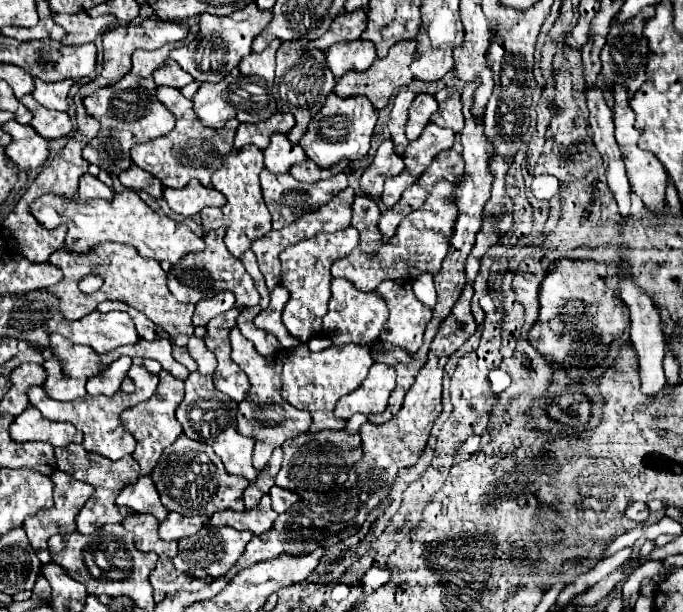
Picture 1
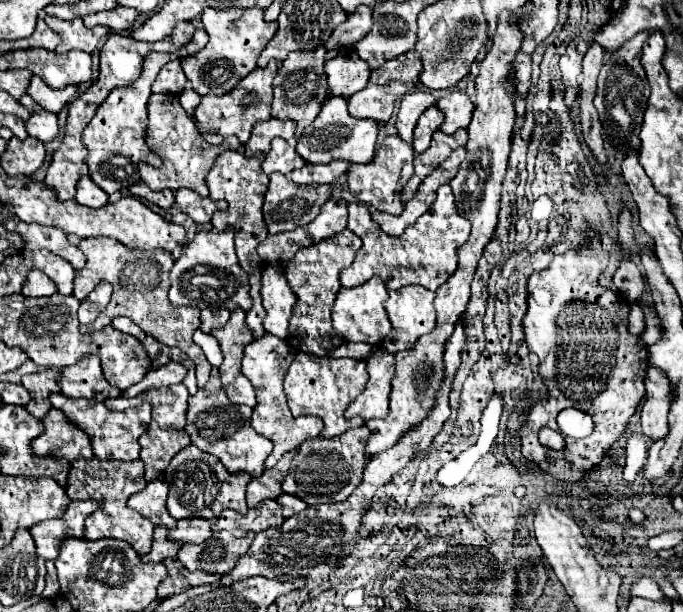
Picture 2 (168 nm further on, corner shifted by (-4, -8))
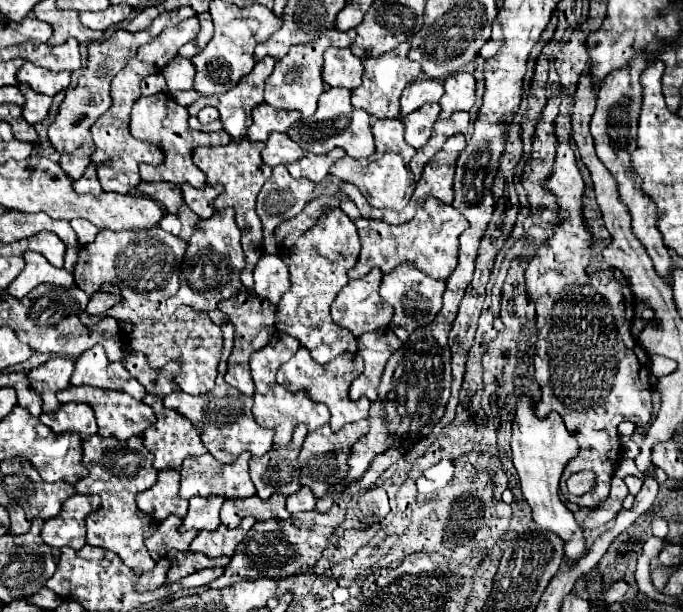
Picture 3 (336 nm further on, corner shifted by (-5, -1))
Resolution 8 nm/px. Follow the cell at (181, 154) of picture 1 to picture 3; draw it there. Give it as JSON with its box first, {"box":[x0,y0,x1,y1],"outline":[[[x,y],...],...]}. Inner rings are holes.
{"box":[131,93,231,189],"outline":[[[157,93],[157,95],[149,95],[149,97],[141,97],[135,103],[135,109],[131,113],[131,133],[135,133],[135,137],[139,141],[147,141],[153,145],[159,145],[163,149],[165,161],[159,167],[142,163],[139,166],[139,174],[143,181],[171,181],[171,183],[191,183],[193,187],[201,189],[205,185],[205,175],[203,171],[199,171],[199,167],[193,165],[191,157],[193,157],[193,149],[199,146],[215,146],[227,145],[231,142],[230,135],[221,130],[221,132],[206,133],[201,131],[193,131],[189,125],[189,113],[185,107],[181,107],[179,103],[175,103],[175,99],[167,93]]]}

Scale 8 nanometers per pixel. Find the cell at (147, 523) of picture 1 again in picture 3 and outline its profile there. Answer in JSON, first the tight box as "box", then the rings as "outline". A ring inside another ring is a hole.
{"box":[145,517,195,561],"outline":[[[167,517],[159,527],[157,531],[145,541],[151,557],[155,561],[159,561],[161,557],[167,555],[167,551],[171,549],[177,549],[177,551],[185,551],[189,541],[195,537],[195,531],[185,531],[181,533],[179,531],[179,517]]]}

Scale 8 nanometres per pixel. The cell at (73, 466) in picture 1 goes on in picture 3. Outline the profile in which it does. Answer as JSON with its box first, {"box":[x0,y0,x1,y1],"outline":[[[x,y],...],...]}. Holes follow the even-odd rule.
{"box":[75,435,157,571],"outline":[[[95,435],[87,439],[83,443],[83,467],[89,471],[89,475],[75,483],[75,491],[79,495],[95,493],[101,497],[101,507],[85,521],[87,543],[115,551],[129,567],[137,571],[151,569],[155,561],[147,553],[145,539],[157,529],[157,523],[153,517],[137,509],[135,495],[155,485],[157,471],[153,469],[153,457],[143,447],[141,437],[131,437],[131,441],[117,441],[113,437],[103,439]]]}

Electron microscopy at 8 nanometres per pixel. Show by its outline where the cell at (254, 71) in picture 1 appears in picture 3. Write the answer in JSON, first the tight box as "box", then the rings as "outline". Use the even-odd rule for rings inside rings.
{"box":[189,57,275,141],"outline":[[[265,57],[255,65],[255,69],[239,81],[239,85],[219,97],[199,97],[193,105],[189,105],[189,115],[197,117],[197,113],[205,105],[213,105],[221,113],[223,129],[233,137],[233,141],[239,141],[247,135],[249,125],[253,123],[251,111],[263,103],[263,87],[265,79],[273,71],[275,59]]]}

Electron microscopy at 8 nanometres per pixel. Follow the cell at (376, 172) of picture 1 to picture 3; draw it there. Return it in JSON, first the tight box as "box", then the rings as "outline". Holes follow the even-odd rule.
{"box":[331,119,415,211],"outline":[[[377,119],[377,121],[373,121],[373,125],[375,125],[375,147],[377,147],[375,155],[371,155],[367,159],[343,157],[337,161],[337,165],[331,167],[331,173],[335,177],[339,177],[341,181],[355,185],[373,207],[403,211],[415,189],[415,181],[413,181],[411,169],[409,169],[409,159],[415,155],[415,149],[405,143],[405,139],[403,139],[405,127],[399,119],[387,119],[387,121]]]}

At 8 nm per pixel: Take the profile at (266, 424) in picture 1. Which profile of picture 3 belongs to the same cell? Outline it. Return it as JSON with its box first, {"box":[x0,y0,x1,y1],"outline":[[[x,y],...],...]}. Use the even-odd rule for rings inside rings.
{"box":[251,331,329,447],"outline":[[[279,331],[269,339],[269,343],[261,349],[257,349],[251,355],[251,375],[255,381],[255,395],[253,395],[253,417],[261,427],[269,427],[275,431],[275,439],[273,439],[273,447],[285,447],[291,441],[293,429],[301,423],[305,423],[309,427],[309,431],[315,431],[317,427],[323,427],[325,423],[329,423],[329,409],[321,403],[313,403],[311,399],[305,397],[305,393],[287,393],[277,381],[277,369],[279,365],[283,365],[285,361],[291,359],[291,355],[295,355],[299,349],[299,341],[295,341],[293,337],[287,335],[279,335]]]}

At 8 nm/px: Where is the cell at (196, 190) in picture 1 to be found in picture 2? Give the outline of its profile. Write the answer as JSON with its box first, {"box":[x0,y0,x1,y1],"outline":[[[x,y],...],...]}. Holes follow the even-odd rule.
{"box":[176,188,226,224],"outline":[[[180,188],[176,192],[176,204],[178,208],[188,214],[196,224],[206,224],[210,222],[212,214],[216,210],[226,210],[224,200],[212,200],[212,198],[202,198],[196,192],[190,192],[188,188]]]}

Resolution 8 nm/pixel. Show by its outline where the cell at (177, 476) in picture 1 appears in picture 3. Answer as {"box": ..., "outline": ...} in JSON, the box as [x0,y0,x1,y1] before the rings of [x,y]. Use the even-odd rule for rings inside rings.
{"box":[179,453,255,499],"outline":[[[209,453],[199,455],[199,457],[185,457],[183,465],[181,465],[181,487],[179,487],[179,497],[181,499],[191,499],[195,495],[199,497],[211,497],[211,495],[219,495],[223,499],[247,499],[255,495],[255,487],[253,481],[249,479],[249,465],[251,455],[243,453],[235,463],[231,465],[223,465],[219,463],[215,457],[211,457]]]}

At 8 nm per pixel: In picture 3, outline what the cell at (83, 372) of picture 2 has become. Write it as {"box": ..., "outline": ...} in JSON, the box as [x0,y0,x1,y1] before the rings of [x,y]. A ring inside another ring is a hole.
{"box":[71,345,145,401],"outline":[[[93,345],[77,357],[71,385],[93,385],[101,389],[113,389],[129,393],[139,401],[145,393],[145,387],[125,369],[123,363],[111,363],[105,357],[103,345]]]}

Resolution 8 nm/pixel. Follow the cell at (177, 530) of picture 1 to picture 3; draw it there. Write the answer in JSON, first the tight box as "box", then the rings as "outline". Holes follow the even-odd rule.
{"box":[181,497,225,531],"outline":[[[191,497],[189,499],[189,511],[183,517],[181,529],[183,531],[189,531],[189,529],[215,531],[221,523],[219,521],[219,511],[221,511],[223,501],[225,501],[223,497],[209,497],[209,499]]]}

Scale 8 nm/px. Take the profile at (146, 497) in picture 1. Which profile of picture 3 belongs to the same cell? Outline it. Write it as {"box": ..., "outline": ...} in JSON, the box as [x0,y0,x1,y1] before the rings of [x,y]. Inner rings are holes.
{"box":[135,471,187,521],"outline":[[[163,471],[157,477],[157,483],[149,487],[147,491],[141,491],[135,501],[137,507],[151,515],[153,519],[163,521],[169,515],[185,517],[187,513],[187,501],[183,501],[179,495],[179,473],[177,471]]]}

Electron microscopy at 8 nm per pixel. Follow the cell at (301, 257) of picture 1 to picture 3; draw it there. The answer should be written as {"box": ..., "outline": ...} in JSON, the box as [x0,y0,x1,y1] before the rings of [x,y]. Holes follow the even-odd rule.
{"box":[275,209,361,363],"outline":[[[335,209],[307,233],[301,237],[289,251],[283,253],[283,261],[291,273],[291,289],[283,295],[275,315],[275,327],[291,337],[295,337],[301,347],[307,347],[311,357],[319,363],[331,361],[345,351],[357,349],[357,339],[347,333],[347,329],[333,323],[329,307],[337,293],[347,285],[349,277],[347,271],[355,265],[361,251],[357,227],[351,225],[351,219],[341,211]]]}

